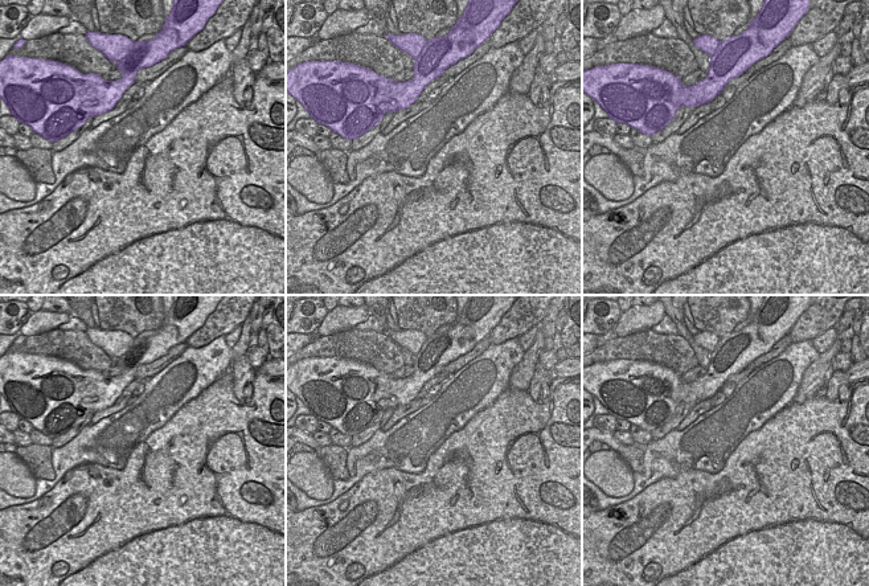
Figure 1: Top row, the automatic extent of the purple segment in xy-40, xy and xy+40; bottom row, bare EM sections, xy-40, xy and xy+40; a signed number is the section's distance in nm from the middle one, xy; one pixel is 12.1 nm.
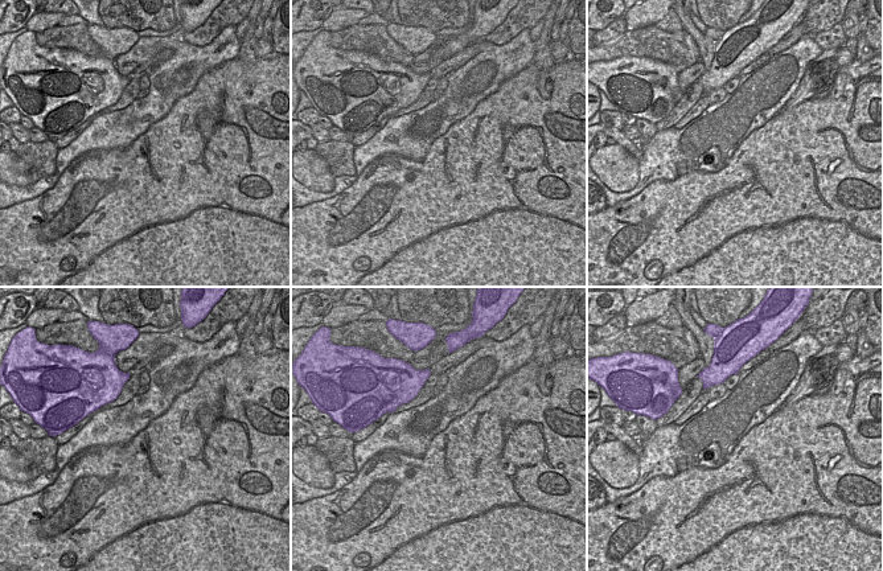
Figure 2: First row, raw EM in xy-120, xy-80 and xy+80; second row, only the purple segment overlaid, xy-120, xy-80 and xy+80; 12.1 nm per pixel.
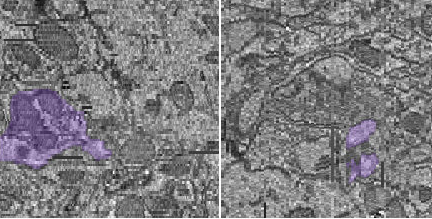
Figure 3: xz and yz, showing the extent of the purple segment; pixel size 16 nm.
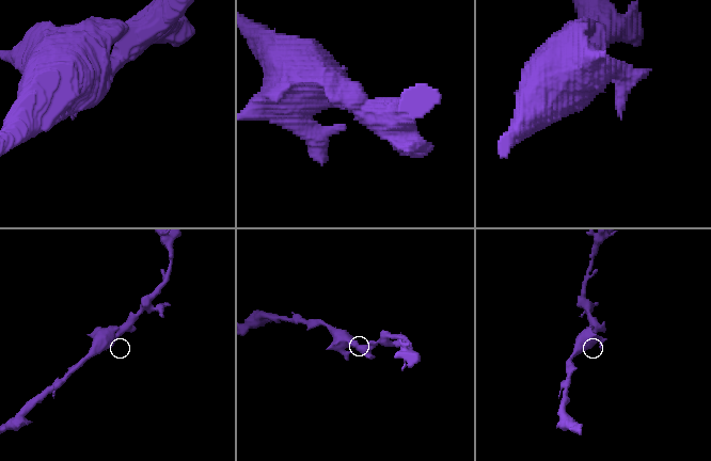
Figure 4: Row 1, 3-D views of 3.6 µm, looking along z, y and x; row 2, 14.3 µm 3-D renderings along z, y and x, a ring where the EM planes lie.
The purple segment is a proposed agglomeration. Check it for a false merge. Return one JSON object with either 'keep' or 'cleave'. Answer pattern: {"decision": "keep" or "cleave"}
{"decision": "keep"}

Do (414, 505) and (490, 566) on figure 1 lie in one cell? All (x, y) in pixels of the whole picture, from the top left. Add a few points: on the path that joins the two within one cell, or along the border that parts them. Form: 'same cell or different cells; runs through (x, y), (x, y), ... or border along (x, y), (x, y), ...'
same cell; runs through (414, 531), (450, 566), (464, 566)

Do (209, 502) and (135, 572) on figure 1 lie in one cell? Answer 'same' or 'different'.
same

